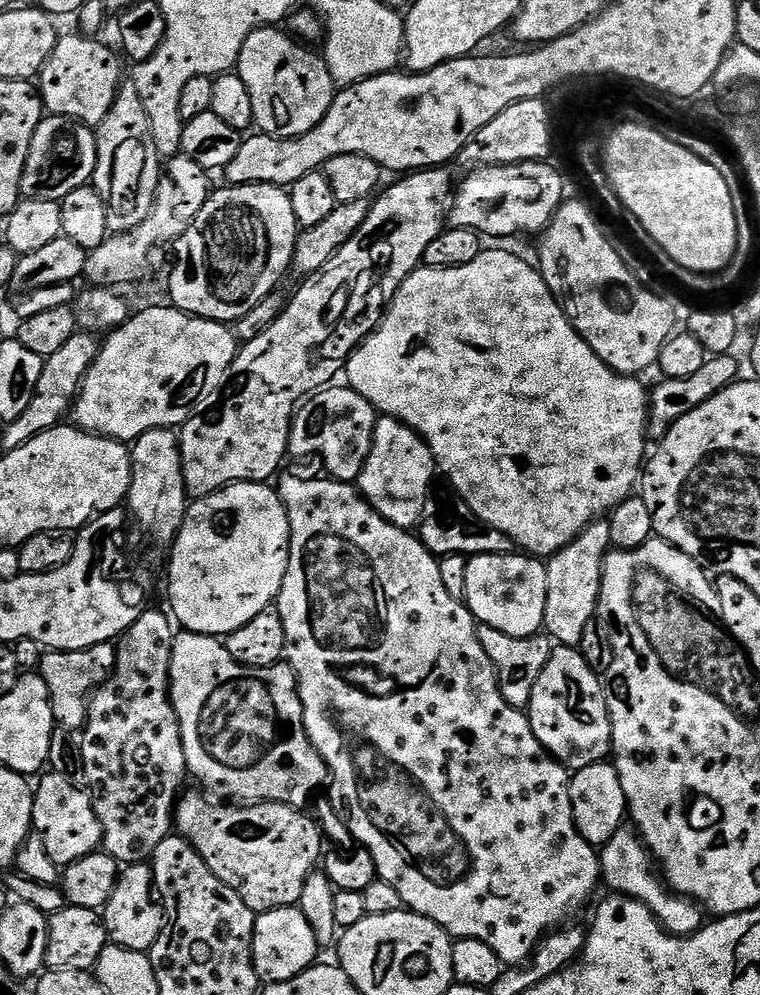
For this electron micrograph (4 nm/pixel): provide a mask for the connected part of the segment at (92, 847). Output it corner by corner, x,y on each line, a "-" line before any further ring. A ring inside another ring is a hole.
48,774
44,778
34,788
32,827
35,835
40,837
43,852
53,864
67,866
86,858
101,847
102,826
98,822
98,814
94,814
92,798
83,787
77,786
64,776

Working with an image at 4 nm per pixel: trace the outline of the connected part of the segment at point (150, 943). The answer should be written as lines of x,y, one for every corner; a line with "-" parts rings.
151,863
129,864
121,871
114,886
114,894
110,894
102,915
111,943
126,950
151,953
165,925
164,910
152,882

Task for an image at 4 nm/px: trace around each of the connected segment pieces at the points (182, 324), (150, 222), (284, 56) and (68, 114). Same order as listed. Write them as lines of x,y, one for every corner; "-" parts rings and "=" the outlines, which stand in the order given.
175,306
168,308
148,308
145,312
129,315
128,320
115,329
103,341
100,353
96,356
96,361
90,366
90,370
84,376
84,381
80,384
80,391
77,392
74,401
74,416
76,412
75,423
86,432
94,432
98,436
110,436
113,440
121,442
134,442
144,432
149,432
155,428
171,428
182,426
191,416
197,415
205,407
204,404
212,395
215,397
221,391
225,383
230,366
234,362
238,351
238,339
235,331
227,323
218,320
204,320
200,316
189,316
186,312
181,312
=
186,155
171,157
165,166
161,169
158,186
155,190
155,199
152,202
150,214
143,219
138,226
129,228
125,232
113,233
104,240
102,246
91,249
84,260
83,279
91,287
102,288
122,288
124,284
132,284
140,280
146,279
152,270
152,252
157,248
159,243
169,244
175,243
180,239
181,234
192,224
194,218
197,217
198,211
202,210
202,206
212,193
212,186
208,178
209,173
=
276,26
255,28
246,38
240,51
238,75
246,82
246,90
250,90
250,102
254,102
254,124
261,133
276,136
279,139
290,139
302,136
314,130
332,104
338,93
338,85
332,81
328,63
323,55
311,52
311,47
297,42
287,31
279,32
=
61,35
53,52
40,68
38,75
40,101
44,103
45,113
49,116
61,116
89,126
99,126
106,118
106,114
110,114
114,98
120,92
121,57
119,55
116,57
100,38
75,35

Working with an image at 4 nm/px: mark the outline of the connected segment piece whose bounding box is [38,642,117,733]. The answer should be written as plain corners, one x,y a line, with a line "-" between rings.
115,643
100,644
94,651
86,652
54,652
43,653
38,674
46,682
46,690
50,694
50,702
54,710
54,718
59,727
79,733
88,721
89,694
100,688
116,669

